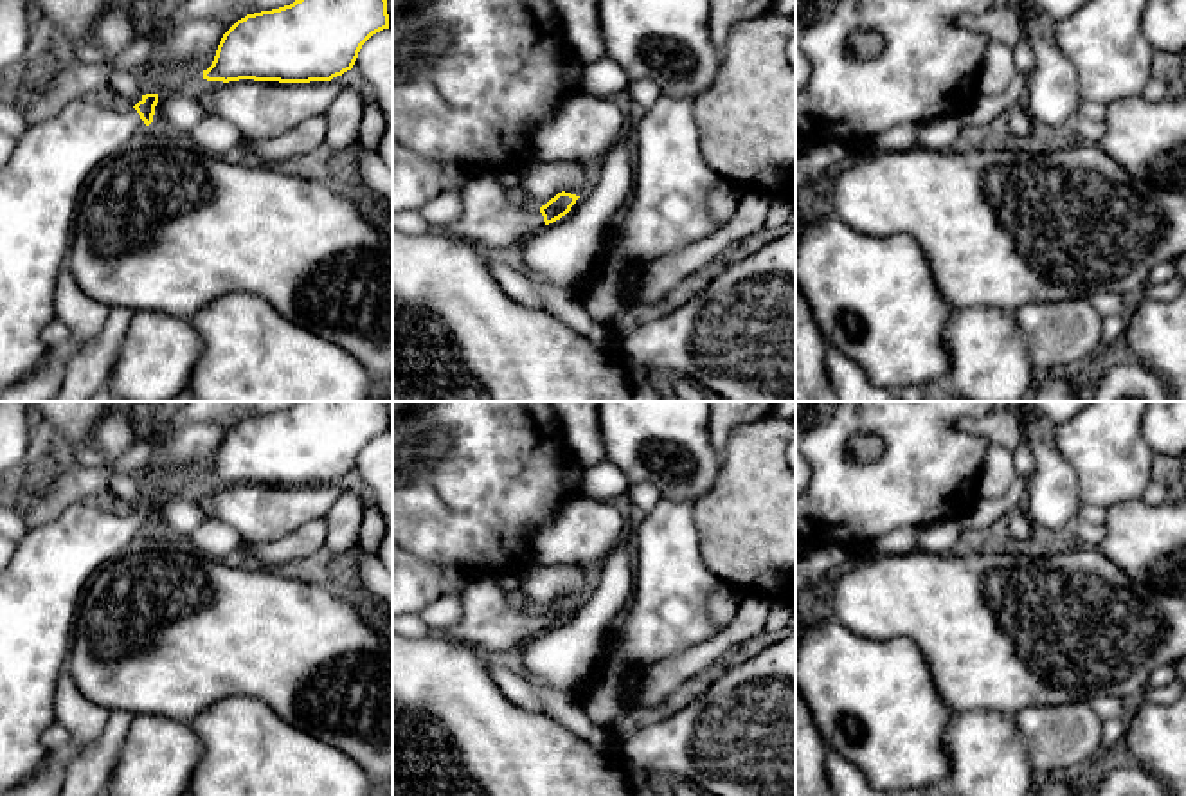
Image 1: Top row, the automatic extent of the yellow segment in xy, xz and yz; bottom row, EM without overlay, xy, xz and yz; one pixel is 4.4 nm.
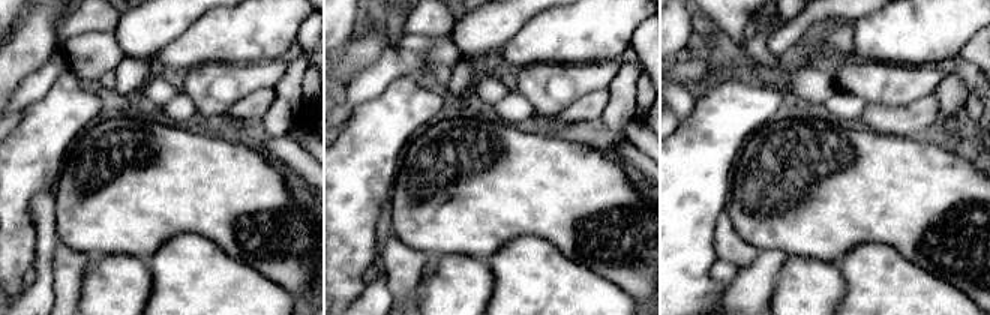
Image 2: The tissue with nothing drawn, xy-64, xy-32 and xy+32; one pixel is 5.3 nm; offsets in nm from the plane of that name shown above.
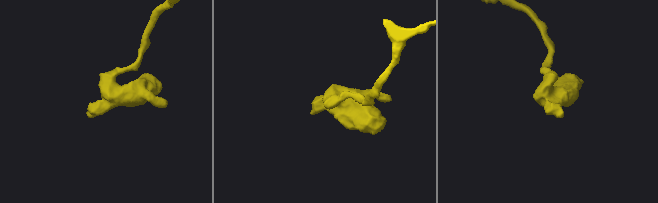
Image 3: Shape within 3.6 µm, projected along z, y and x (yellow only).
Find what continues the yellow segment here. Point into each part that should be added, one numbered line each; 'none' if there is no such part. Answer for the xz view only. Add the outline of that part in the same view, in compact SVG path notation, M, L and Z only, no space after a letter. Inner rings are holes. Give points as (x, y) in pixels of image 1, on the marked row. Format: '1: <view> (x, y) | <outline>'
1: xz (488, 220) | M490 173L473 176L459 193L463 213L441 231L486 252L520 247L531 234L545 227L540 209L513 205L508 200L508 189Z

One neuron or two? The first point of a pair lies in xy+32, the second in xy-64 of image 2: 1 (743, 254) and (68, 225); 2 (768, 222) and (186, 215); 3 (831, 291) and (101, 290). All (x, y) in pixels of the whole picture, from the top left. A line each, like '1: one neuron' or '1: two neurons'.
1: two neurons
2: one neuron
3: one neuron

